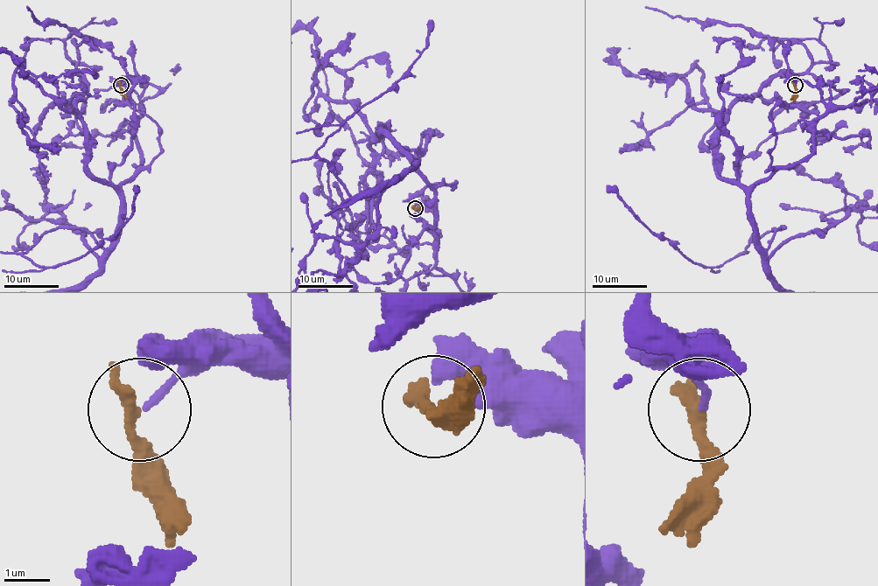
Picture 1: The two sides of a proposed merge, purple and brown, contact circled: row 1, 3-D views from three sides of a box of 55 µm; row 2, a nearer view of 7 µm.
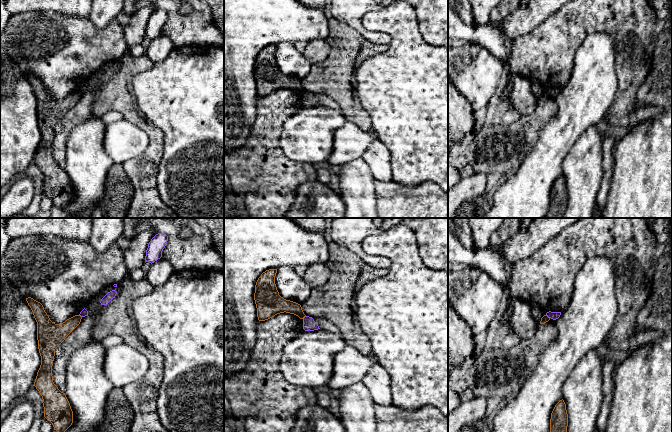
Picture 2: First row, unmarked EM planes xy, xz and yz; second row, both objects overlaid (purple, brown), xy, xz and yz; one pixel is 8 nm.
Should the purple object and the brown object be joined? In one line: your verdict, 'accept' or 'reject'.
reject

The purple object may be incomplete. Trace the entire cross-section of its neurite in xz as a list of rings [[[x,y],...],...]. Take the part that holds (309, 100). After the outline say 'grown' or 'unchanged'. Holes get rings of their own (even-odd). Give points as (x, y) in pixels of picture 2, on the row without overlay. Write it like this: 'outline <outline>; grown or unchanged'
outline [[[305,92],[303,94],[303,105],[305,107],[314,107],[314,106],[318,106],[320,104],[312,93]]]; unchanged

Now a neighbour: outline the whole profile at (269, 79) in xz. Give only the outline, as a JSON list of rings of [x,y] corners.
[[[269,45],[261,50],[255,61],[254,76],[259,97],[265,97],[280,89],[290,89],[303,95],[300,80],[286,76],[279,71],[275,60],[277,45]]]

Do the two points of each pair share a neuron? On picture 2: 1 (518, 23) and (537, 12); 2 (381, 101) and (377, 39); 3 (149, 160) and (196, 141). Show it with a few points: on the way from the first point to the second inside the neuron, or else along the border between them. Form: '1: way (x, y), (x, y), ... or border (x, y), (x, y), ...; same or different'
1: way (523, 20), (532, 12); same
2: border (368, 29), (385, 32), (391, 39); different
3: border (162, 131), (163, 155), (156, 178); different

